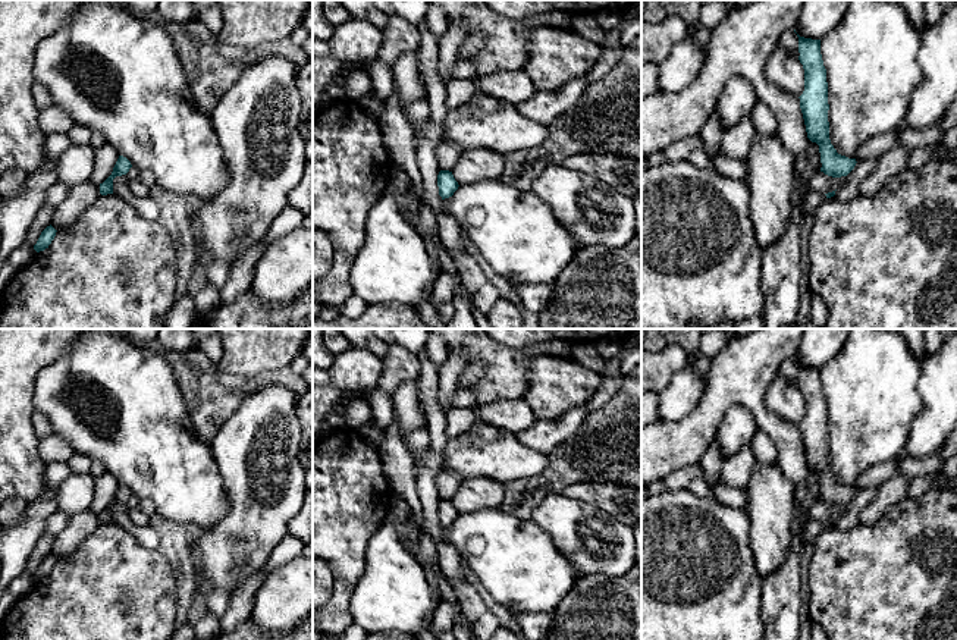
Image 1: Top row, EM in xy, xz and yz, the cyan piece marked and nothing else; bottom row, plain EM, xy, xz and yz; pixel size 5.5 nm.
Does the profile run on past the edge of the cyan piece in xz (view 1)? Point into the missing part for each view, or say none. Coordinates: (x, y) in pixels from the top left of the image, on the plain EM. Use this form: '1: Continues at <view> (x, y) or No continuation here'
1: No continuation here

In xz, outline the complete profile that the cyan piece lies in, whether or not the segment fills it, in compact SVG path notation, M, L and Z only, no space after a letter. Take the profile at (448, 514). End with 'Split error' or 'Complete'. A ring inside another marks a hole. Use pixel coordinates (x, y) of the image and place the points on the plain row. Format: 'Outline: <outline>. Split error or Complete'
Outline: M440 499L437 503L437 515L439 515L439 524L442 526L442 528L445 528L452 526L459 514L455 509L452 501Z. Complete

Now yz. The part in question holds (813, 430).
Outline: M798 366L798 389L804 398L804 420L798 426L807 467L819 474L820 501L832 506L847 505L856 495L856 487L837 481L829 468L828 411L820 383L820 368Z. Complete

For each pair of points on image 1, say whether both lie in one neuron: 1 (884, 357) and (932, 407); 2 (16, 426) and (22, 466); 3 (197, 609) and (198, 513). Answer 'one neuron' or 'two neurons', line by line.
1: two neurons
2: one neuron
3: two neurons

